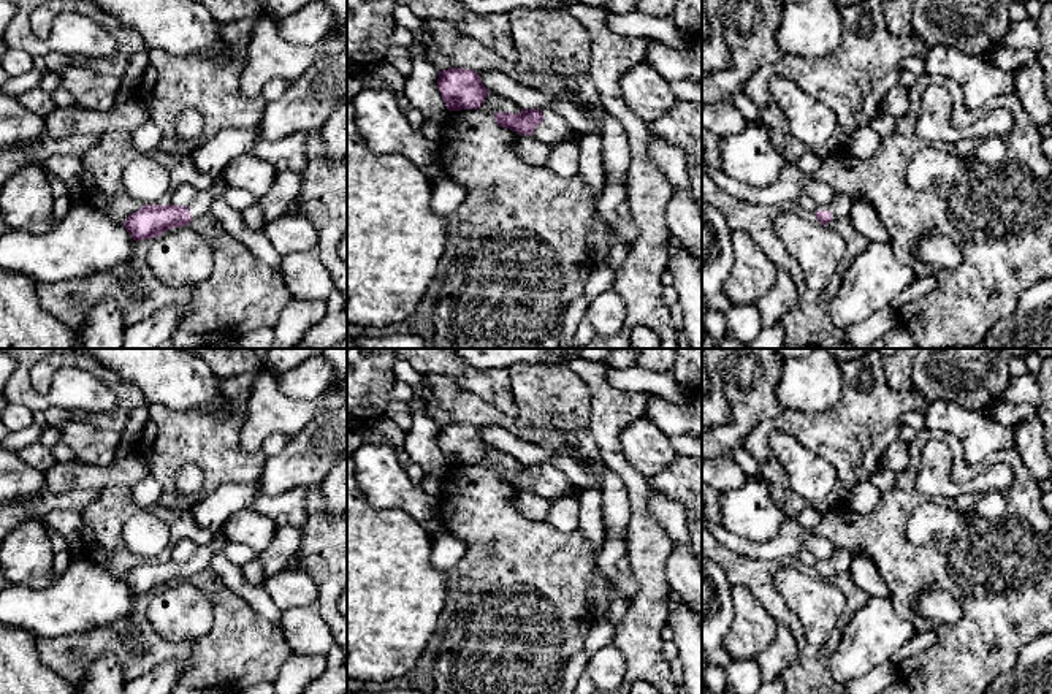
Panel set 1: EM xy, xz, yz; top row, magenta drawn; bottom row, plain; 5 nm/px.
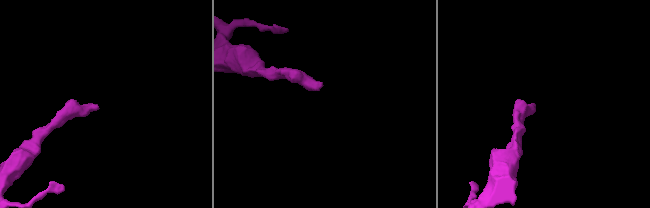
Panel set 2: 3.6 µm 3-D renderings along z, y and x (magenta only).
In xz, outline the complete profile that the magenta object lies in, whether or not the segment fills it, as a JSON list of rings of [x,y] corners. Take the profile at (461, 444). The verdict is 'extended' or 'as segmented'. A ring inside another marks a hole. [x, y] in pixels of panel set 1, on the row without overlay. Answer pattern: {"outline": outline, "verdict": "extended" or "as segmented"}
{"outline": [[[464,423],[442,425],[437,444],[448,466],[477,464],[490,447],[475,426]]], "verdict": "as segmented"}

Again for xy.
{"outline": [[[220,531],[211,545],[198,547],[187,561],[146,559],[130,569],[124,582],[135,596],[157,593],[171,583],[185,582],[201,570],[209,570],[212,558],[222,553],[227,542],[228,539]]], "verdict": "extended"}

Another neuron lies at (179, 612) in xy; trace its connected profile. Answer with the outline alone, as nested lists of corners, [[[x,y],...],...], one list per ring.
[[[176,582],[151,594],[147,618],[165,640],[195,640],[211,631],[212,604],[193,583]]]

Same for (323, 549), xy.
[[[318,485],[307,490],[307,510],[298,550],[301,569],[317,585],[315,607],[347,662],[347,618],[337,608],[337,599],[347,588],[347,510],[339,517],[328,517]]]

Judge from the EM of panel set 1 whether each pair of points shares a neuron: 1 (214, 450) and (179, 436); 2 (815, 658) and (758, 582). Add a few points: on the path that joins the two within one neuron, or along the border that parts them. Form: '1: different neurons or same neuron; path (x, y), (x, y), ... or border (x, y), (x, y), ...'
1: same neuron; path (206, 442), (200, 436), (187, 436)
2: same neuron; path (800, 639), (796, 626), (773, 601)

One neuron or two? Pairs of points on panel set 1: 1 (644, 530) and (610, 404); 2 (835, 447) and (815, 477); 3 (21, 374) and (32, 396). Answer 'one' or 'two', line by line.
1: one
2: two
3: one

